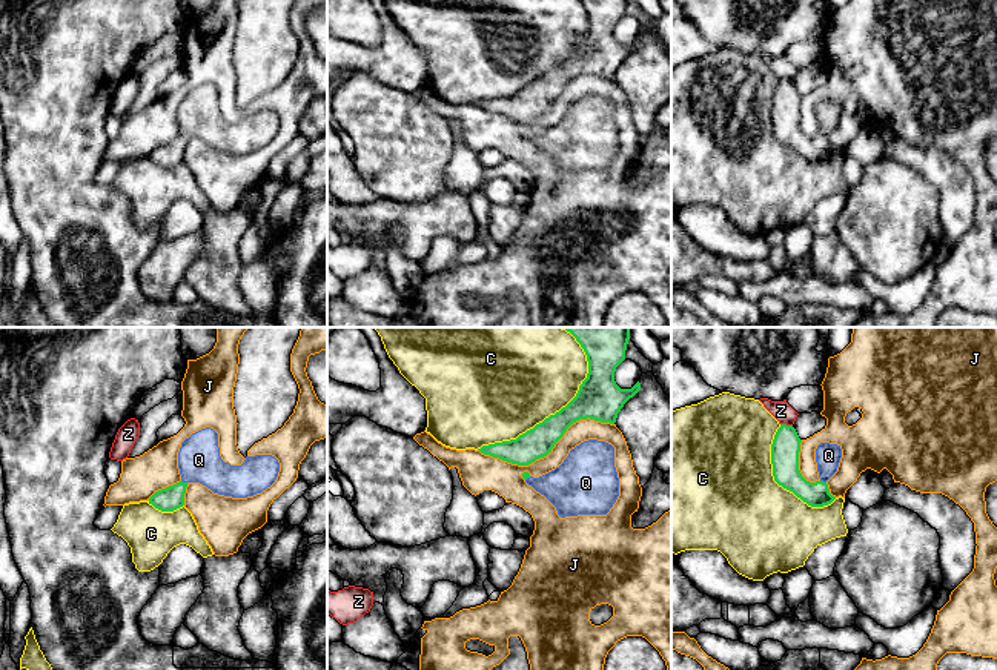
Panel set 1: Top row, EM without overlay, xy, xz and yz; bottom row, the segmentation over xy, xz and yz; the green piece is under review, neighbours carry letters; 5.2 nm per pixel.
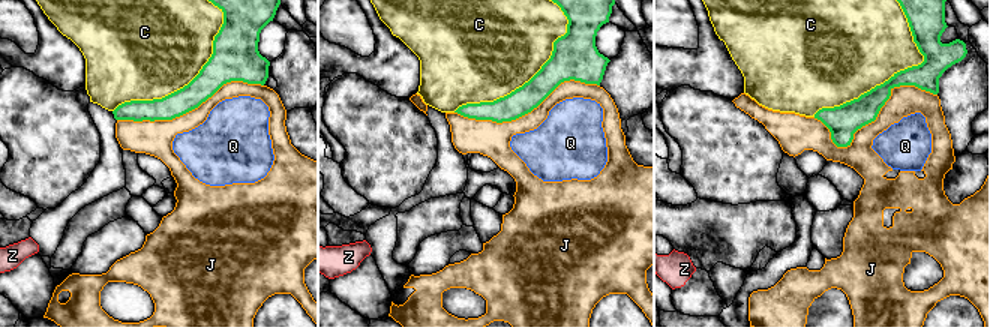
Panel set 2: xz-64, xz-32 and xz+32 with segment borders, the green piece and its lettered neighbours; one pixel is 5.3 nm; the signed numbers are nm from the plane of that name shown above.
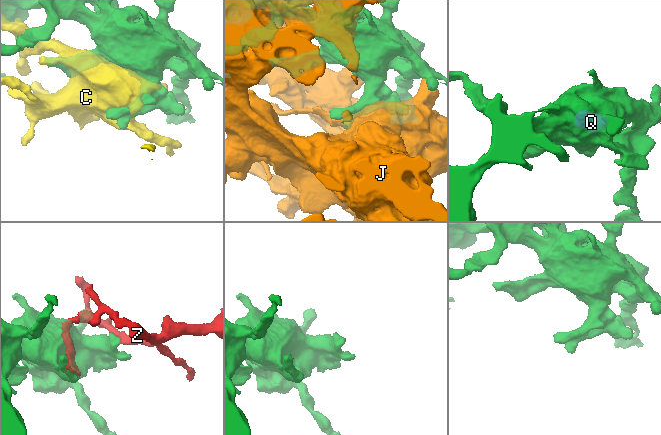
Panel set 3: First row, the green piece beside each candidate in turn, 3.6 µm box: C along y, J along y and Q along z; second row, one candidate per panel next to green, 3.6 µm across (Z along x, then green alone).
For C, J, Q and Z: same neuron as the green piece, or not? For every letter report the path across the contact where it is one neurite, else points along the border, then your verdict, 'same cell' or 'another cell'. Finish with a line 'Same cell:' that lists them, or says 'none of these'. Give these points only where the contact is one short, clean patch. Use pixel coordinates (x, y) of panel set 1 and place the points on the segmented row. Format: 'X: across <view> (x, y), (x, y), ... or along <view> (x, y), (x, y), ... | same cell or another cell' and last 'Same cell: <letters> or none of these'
C: another cell
J: another cell
Q: across xy (171, 498), (185, 483), (198, 460) | same cell
Z: along yz (781, 423), (791, 426) | another cell
Same cell: Q

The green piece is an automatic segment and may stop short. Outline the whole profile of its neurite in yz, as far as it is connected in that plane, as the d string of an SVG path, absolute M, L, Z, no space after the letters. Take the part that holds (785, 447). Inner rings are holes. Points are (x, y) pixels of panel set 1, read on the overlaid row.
M780 424L771 444L774 481L811 507L828 506L836 496L830 493L826 481L837 472L842 449L830 443L817 446L816 463L820 479L810 483L799 470L800 443L802 439L793 426Z

